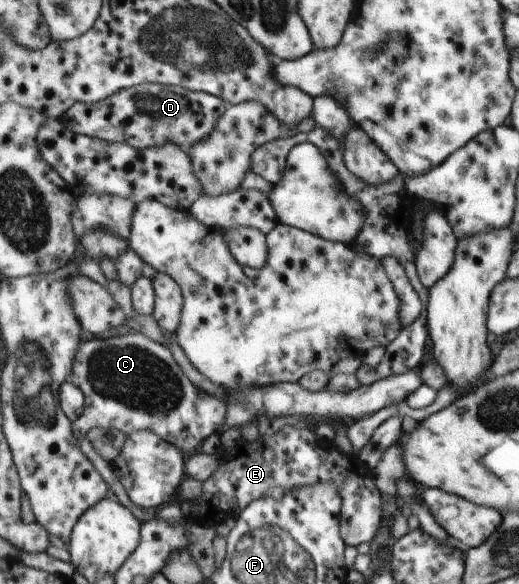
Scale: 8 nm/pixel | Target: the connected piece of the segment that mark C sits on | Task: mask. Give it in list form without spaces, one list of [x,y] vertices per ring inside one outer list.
[[[137,331],[105,339],[85,339],[79,344],[69,381],[78,386],[84,394],[83,412],[73,421],[75,438],[79,441],[94,428],[117,428],[126,437],[131,432],[151,430],[169,444],[177,446],[183,456],[187,456],[197,448],[201,440],[217,433],[227,414],[226,400],[205,391],[199,392],[197,396],[197,388],[187,380],[187,376],[183,376],[179,364],[171,358],[167,347]]]

